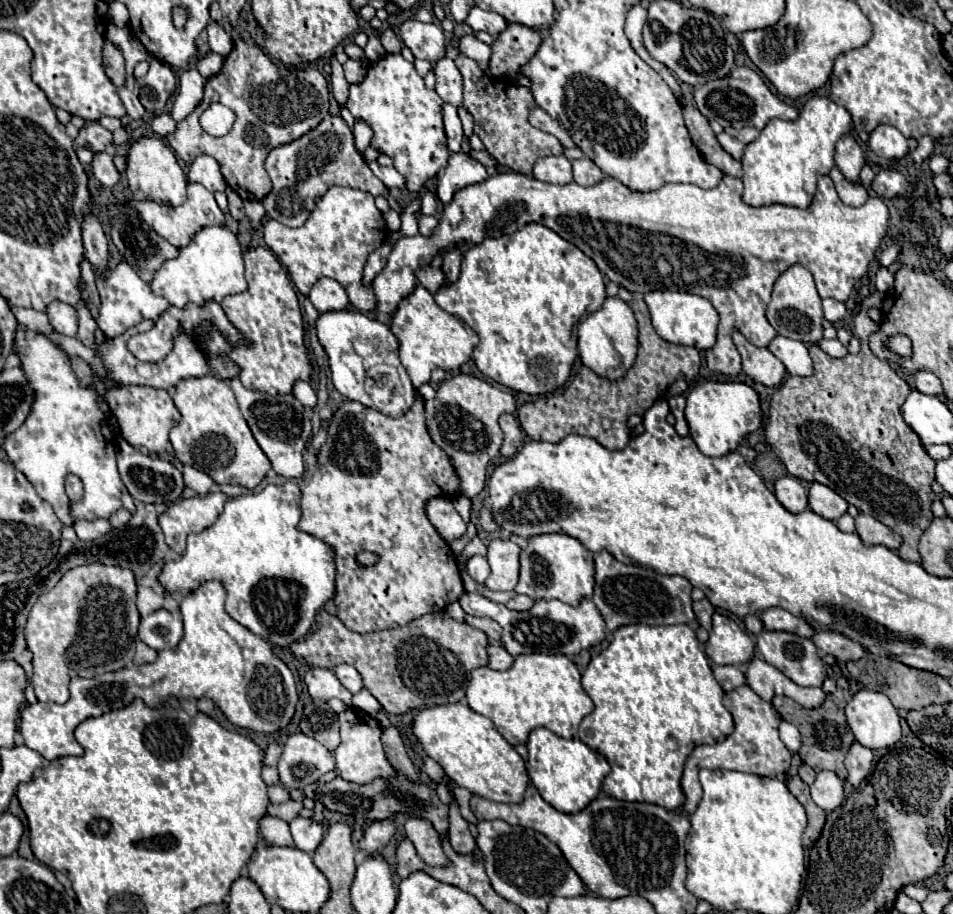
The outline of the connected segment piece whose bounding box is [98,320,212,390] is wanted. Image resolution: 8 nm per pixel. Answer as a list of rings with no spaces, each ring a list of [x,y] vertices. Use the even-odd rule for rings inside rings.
[[[144,320],[144,322],[136,324],[134,328],[126,330],[124,334],[120,334],[120,336],[108,340],[108,342],[100,348],[98,354],[100,354],[102,360],[106,362],[108,370],[112,370],[112,378],[114,378],[116,382],[120,382],[120,384],[146,384],[146,386],[154,386],[154,388],[172,390],[170,386],[176,386],[182,378],[200,378],[200,376],[212,374],[212,370],[210,370],[210,366],[206,364],[206,360],[204,360],[202,352],[198,350],[198,346],[196,346],[188,336],[182,336],[182,334],[174,338],[174,348],[172,348],[172,352],[170,352],[166,358],[162,358],[160,362],[152,362],[152,364],[150,364],[150,362],[140,362],[140,360],[136,360],[136,358],[128,352],[126,342],[128,342],[128,338],[130,338],[132,334],[150,330],[152,324],[154,324],[152,320]]]

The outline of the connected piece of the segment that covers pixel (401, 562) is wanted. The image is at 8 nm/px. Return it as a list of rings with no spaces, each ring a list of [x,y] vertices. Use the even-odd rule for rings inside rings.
[[[416,396],[416,404],[402,416],[384,416],[360,402],[348,400],[332,418],[328,438],[318,452],[318,464],[312,476],[302,482],[302,518],[300,532],[312,534],[326,542],[336,554],[336,594],[334,602],[338,618],[344,626],[358,634],[378,632],[408,624],[428,612],[442,612],[464,592],[456,556],[430,524],[424,504],[434,496],[446,494],[442,486],[452,486],[452,498],[458,494],[458,478],[446,452],[436,446],[426,430],[424,402]],[[360,552],[374,552],[380,560],[374,566],[358,562]]]

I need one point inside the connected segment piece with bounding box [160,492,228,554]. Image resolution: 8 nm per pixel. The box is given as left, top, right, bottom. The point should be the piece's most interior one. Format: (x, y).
(188, 515)

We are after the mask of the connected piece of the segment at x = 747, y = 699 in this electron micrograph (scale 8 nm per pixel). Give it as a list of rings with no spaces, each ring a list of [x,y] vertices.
[[[744,684],[724,694],[724,706],[734,716],[734,726],[736,726],[734,732],[726,740],[716,742],[712,746],[696,746],[686,760],[684,776],[682,776],[682,790],[686,794],[684,808],[688,812],[692,812],[692,808],[696,808],[696,804],[700,802],[700,794],[702,794],[702,786],[698,780],[700,768],[738,770],[738,772],[758,774],[758,776],[776,776],[790,768],[792,752],[784,746],[784,742],[778,736],[778,724],[782,718],[778,716],[772,702],[762,700],[748,684]]]

